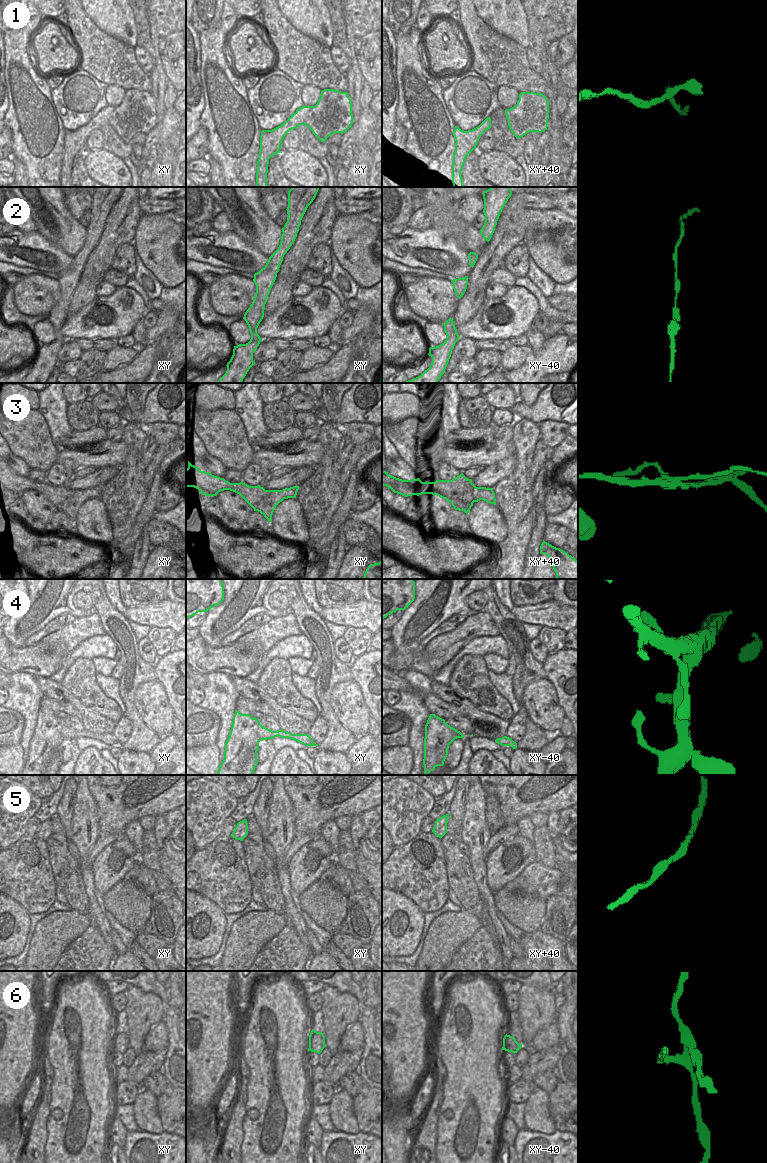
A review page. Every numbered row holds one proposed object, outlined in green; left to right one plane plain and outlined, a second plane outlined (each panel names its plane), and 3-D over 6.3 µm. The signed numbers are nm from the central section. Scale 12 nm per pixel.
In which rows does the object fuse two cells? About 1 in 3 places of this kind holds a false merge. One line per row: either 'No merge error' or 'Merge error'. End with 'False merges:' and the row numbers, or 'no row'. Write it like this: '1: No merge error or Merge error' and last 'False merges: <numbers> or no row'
1: No merge error
2: No merge error
3: Merge error
4: No merge error
5: No merge error
6: No merge error
False merges: 3.

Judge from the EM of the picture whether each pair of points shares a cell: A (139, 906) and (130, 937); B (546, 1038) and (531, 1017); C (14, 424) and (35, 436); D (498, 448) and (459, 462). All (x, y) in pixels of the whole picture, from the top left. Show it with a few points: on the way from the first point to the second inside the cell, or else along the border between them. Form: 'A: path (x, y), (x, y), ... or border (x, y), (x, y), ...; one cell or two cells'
A: border (113, 916), (135, 934); two cells
B: border (554, 1020), (544, 1025), (536, 1033), (529, 1048); two cells
C: path (19, 429), (27, 436), (30, 436); one cell
D: path (488, 452), (473, 453), (469, 456); one cell

